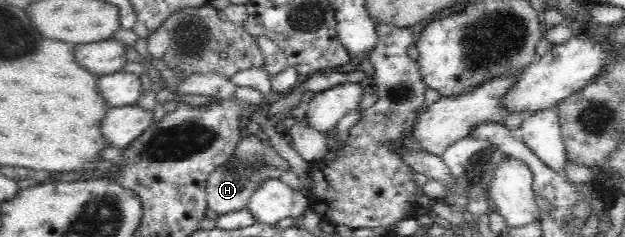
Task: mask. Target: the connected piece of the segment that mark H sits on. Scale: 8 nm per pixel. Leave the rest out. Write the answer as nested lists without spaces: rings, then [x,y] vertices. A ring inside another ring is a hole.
[[[253,130],[241,139],[237,153],[238,156],[224,162],[224,165],[214,170],[211,177],[207,178],[207,208],[214,210],[217,214],[231,213],[246,208],[254,190],[264,180],[280,179],[291,168],[290,164],[276,152],[269,142],[263,142],[257,138]]]

